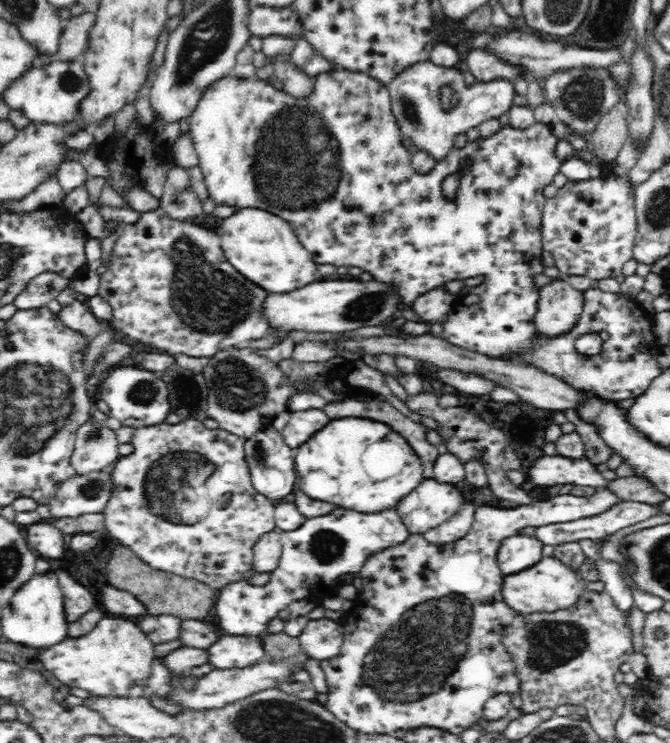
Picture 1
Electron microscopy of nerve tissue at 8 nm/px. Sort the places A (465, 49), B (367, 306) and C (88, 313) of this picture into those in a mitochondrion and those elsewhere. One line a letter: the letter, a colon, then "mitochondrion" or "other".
A: other
B: mitochondrion
C: other

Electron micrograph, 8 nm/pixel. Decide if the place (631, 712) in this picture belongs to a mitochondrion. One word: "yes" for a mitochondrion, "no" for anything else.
no

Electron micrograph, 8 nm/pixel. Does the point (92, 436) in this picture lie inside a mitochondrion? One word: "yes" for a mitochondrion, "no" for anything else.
yes

